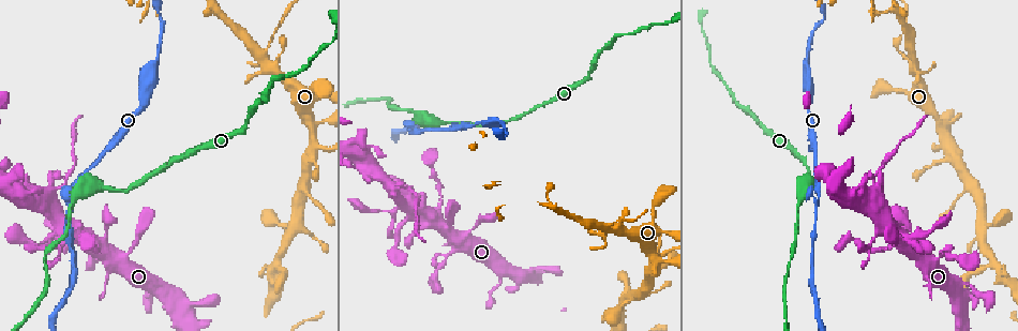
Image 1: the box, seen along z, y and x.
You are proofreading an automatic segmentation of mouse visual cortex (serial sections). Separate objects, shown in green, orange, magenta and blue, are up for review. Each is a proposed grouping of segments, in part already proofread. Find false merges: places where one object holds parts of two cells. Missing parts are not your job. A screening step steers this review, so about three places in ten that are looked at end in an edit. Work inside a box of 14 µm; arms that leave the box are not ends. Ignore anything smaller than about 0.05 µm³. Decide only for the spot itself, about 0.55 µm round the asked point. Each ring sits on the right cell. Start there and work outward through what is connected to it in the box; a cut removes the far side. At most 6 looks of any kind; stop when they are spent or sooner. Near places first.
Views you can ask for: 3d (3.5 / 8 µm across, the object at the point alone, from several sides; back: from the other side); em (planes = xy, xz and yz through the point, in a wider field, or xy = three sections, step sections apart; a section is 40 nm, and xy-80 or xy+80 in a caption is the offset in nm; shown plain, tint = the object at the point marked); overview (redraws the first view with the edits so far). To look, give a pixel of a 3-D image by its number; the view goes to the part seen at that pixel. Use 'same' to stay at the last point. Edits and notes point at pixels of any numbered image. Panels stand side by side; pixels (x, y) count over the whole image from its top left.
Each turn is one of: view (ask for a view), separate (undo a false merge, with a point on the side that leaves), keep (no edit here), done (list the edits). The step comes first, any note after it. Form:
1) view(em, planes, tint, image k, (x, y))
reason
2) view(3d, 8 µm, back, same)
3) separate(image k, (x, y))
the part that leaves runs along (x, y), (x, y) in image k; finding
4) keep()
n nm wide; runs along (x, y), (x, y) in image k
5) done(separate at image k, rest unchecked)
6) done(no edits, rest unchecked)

view(3d, 3.5 µm, image 1, (816, 186))
a fork

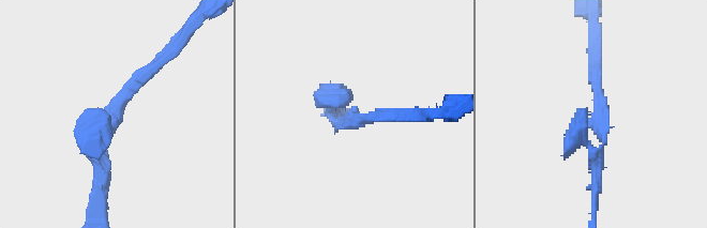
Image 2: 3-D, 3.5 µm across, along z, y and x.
view(em, xy, step 2, tint, image 2, (350, 121))
now the EM

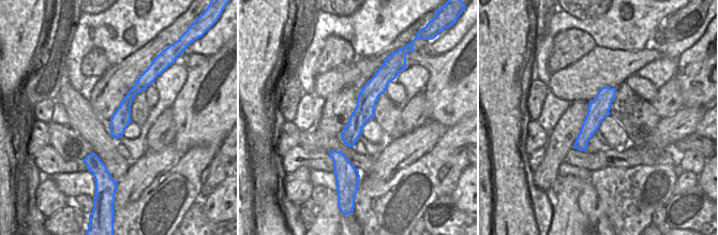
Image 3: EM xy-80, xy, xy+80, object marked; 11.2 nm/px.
keep()
runs along (382, 77), (370, 92), (347, 142) in image 3; continuous, no second cell

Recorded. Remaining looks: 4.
view(3d, 8 µm, image 1, (616, 222))

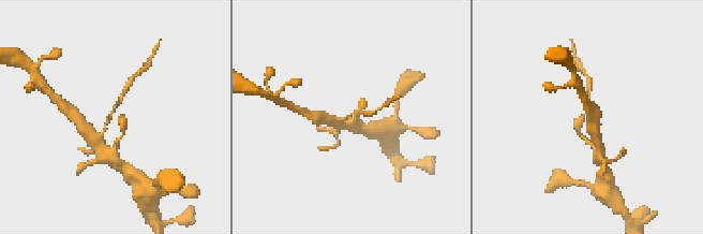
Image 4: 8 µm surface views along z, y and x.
view(em, xy, step 1, tint, image 4, (113, 108))
arms of 150, 150 nm

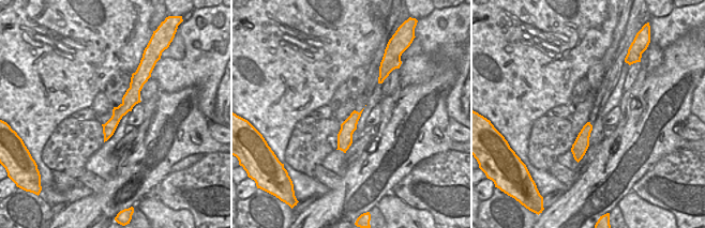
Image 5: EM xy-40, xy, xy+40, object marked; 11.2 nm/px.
separate(image 4, (588, 88))
a second cell is stuck on

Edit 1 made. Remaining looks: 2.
done(separate at image 4, rest unchecked)

